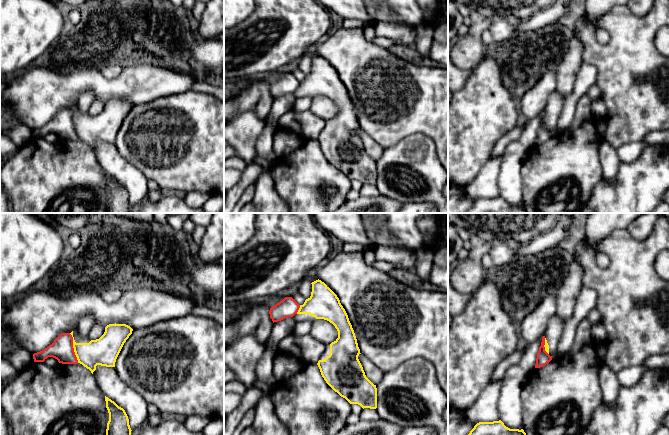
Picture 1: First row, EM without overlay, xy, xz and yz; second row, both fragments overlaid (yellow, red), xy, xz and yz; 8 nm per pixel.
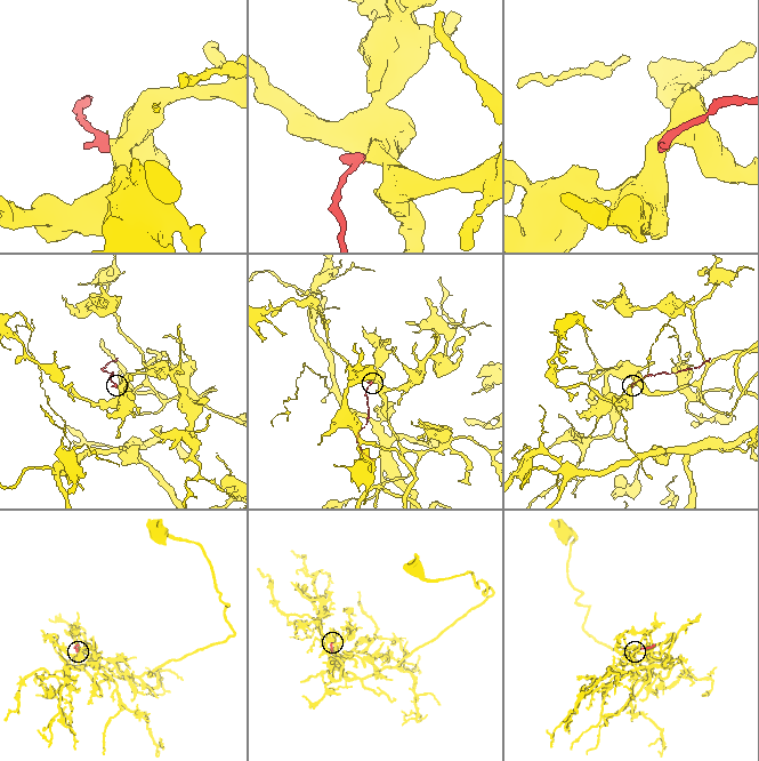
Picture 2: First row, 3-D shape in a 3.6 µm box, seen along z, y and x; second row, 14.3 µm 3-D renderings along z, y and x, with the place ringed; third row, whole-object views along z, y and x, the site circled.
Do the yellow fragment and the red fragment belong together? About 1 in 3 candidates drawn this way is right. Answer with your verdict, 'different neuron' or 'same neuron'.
different neuron

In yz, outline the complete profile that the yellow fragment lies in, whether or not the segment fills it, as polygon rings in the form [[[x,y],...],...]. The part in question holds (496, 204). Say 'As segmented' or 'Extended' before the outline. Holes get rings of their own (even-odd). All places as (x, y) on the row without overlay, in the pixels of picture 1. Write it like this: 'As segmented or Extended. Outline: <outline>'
As segmented. Outline: [[[499,197],[479,198],[465,213],[527,213],[523,205],[510,205]]]

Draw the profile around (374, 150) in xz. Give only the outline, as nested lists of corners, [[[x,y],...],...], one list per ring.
[[[359,130],[358,135],[363,143],[366,153],[374,160],[377,161],[383,153],[383,148],[377,144],[368,134],[363,130]]]

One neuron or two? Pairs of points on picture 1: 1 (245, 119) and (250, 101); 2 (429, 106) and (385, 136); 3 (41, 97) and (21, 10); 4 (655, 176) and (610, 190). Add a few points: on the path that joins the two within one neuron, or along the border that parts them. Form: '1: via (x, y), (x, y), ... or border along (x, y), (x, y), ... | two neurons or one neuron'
1: border along (234, 115), (252, 111), (263, 121) | two neurons
2: via (418, 108), (408, 118), (402, 119), (396, 125) | one neuron
3: border along (28, 67), (25, 70) | two neurons
4: via (644, 182), (636, 190), (621, 190) | one neuron

